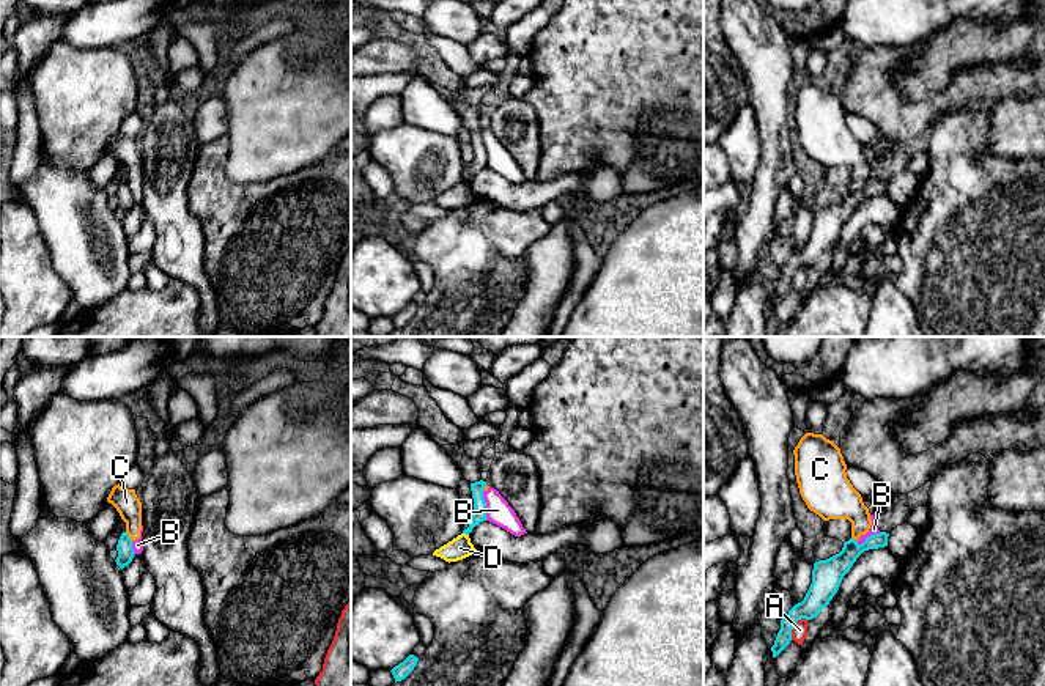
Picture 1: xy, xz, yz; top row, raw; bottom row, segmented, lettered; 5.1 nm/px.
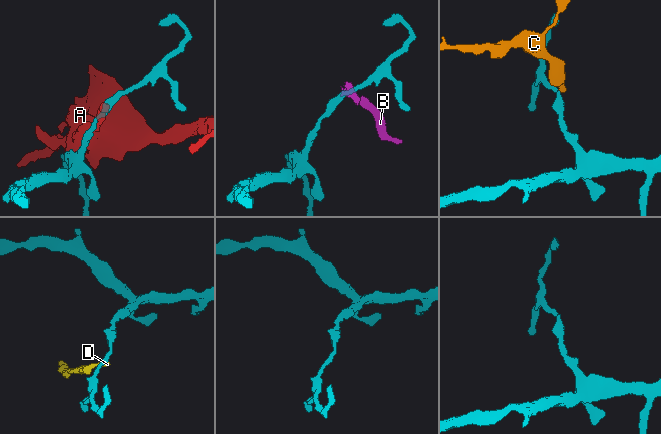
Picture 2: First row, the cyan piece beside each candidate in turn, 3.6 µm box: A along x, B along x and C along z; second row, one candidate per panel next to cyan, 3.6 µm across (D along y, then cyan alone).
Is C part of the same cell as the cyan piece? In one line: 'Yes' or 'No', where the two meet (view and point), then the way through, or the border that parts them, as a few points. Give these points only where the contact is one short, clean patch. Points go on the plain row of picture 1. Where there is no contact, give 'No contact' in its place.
No. Touches cyan at xy (128, 184). Boundary: xy (125, 180), (132, 188)

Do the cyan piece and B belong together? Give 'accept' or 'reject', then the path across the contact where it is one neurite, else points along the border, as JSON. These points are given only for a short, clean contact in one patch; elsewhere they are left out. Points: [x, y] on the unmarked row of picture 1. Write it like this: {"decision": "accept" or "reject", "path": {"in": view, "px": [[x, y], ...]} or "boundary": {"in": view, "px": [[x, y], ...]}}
{"decision": "reject", "boundary": {"in": "xz", "px": [[482, 139], [487, 167]]}}

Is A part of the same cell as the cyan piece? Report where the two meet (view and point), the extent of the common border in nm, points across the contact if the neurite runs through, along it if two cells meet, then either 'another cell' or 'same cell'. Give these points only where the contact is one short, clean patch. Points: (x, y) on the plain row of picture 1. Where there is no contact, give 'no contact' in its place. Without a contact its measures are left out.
contact yz (793, 272); length 140 nm; border yz (808, 266), (800, 266), (795, 271), (790, 287); another cell

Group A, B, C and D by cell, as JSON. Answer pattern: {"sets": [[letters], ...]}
{"sets": [["A"], ["B", "C"], ["D"]]}

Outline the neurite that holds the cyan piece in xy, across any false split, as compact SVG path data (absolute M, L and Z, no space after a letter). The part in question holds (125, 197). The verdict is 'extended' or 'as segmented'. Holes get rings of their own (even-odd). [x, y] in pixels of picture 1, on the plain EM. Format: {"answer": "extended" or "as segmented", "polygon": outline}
{"answer": "as segmented", "polygon": "M126 179L121 181L118 192L116 192L118 205L116 205L116 212L123 217L127 214L132 206L134 206L134 197L132 197L132 187Z"}

